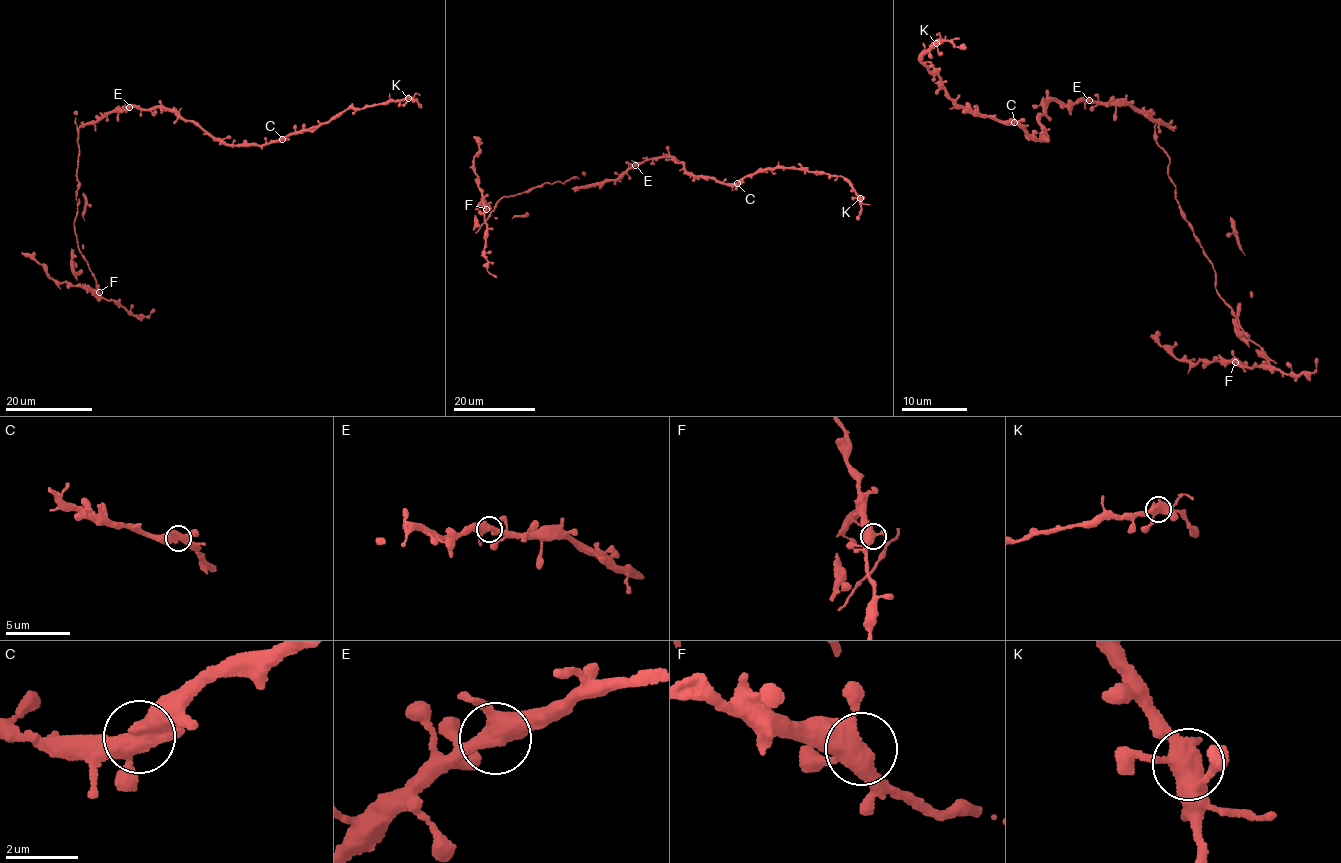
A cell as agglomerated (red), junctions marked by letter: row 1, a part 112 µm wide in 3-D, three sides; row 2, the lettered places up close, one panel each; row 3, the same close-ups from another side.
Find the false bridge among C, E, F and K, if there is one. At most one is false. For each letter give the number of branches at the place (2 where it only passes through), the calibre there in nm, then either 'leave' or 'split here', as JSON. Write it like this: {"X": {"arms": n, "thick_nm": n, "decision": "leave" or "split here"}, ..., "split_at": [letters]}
{"C": {"arms": 4, "thick_nm": 460, "decision": "leave"}, "E": {"arms": 4, "thick_nm": 460, "decision": "leave"}, "F": {"arms": 4, "thick_nm": 480, "decision": "leave"}, "K": {"arms": 4, "thick_nm": 480, "decision": "leave"}, "split_at": []}

